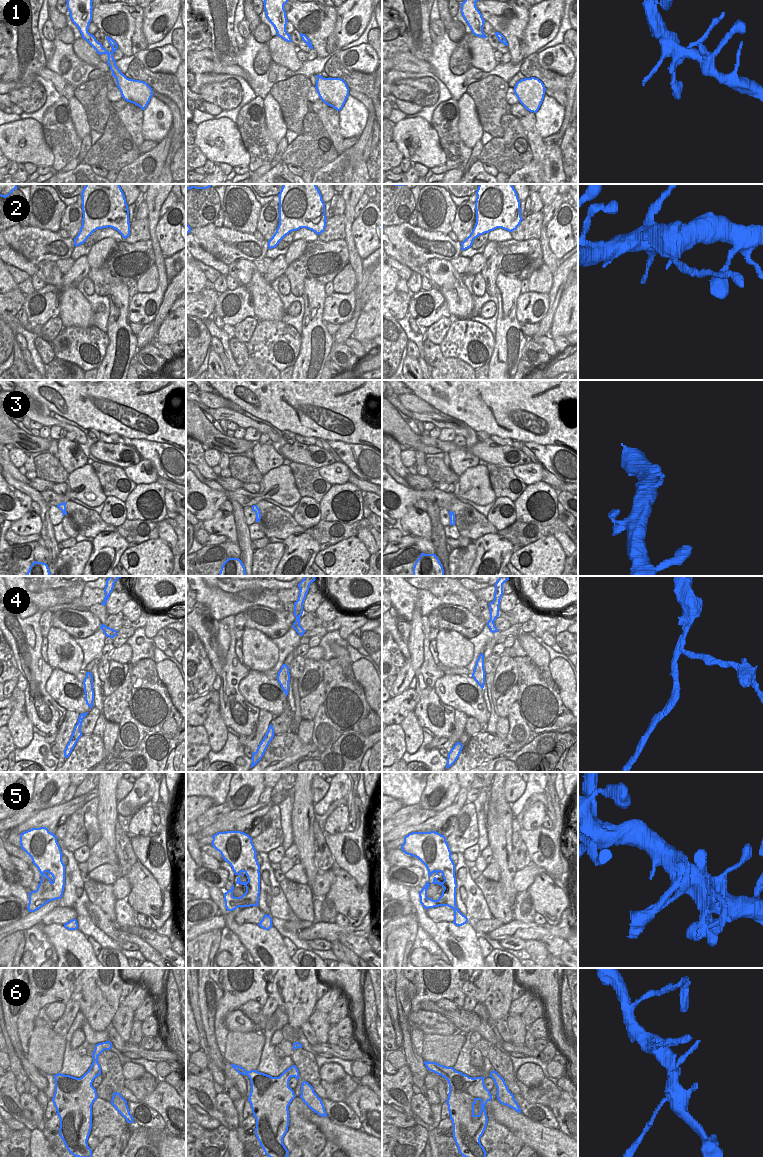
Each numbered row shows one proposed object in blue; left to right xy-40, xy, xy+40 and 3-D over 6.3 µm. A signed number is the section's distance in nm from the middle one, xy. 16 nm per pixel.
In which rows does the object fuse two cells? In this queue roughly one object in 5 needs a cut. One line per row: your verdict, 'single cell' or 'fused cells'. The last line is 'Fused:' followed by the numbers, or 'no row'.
1: single cell
2: fused cells
3: single cell
4: fused cells
5: single cell
6: single cell
Fused: 2, 4

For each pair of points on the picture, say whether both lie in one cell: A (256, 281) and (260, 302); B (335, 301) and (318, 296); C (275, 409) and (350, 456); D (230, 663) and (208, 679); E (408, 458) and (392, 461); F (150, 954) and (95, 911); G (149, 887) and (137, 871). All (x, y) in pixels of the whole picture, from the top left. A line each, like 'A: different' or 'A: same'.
A: same
B: different
C: different
D: different
E: different
F: same
G: same

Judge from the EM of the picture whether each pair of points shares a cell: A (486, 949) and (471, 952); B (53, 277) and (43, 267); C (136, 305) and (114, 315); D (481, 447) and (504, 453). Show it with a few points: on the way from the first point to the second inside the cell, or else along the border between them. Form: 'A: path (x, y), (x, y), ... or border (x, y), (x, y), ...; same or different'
A: border (478, 936), (478, 945), (484, 957); different
B: path (51, 275), (45, 269); same
C: border (130, 298), (127, 318); different
D: path (487, 450), (498, 453); same

